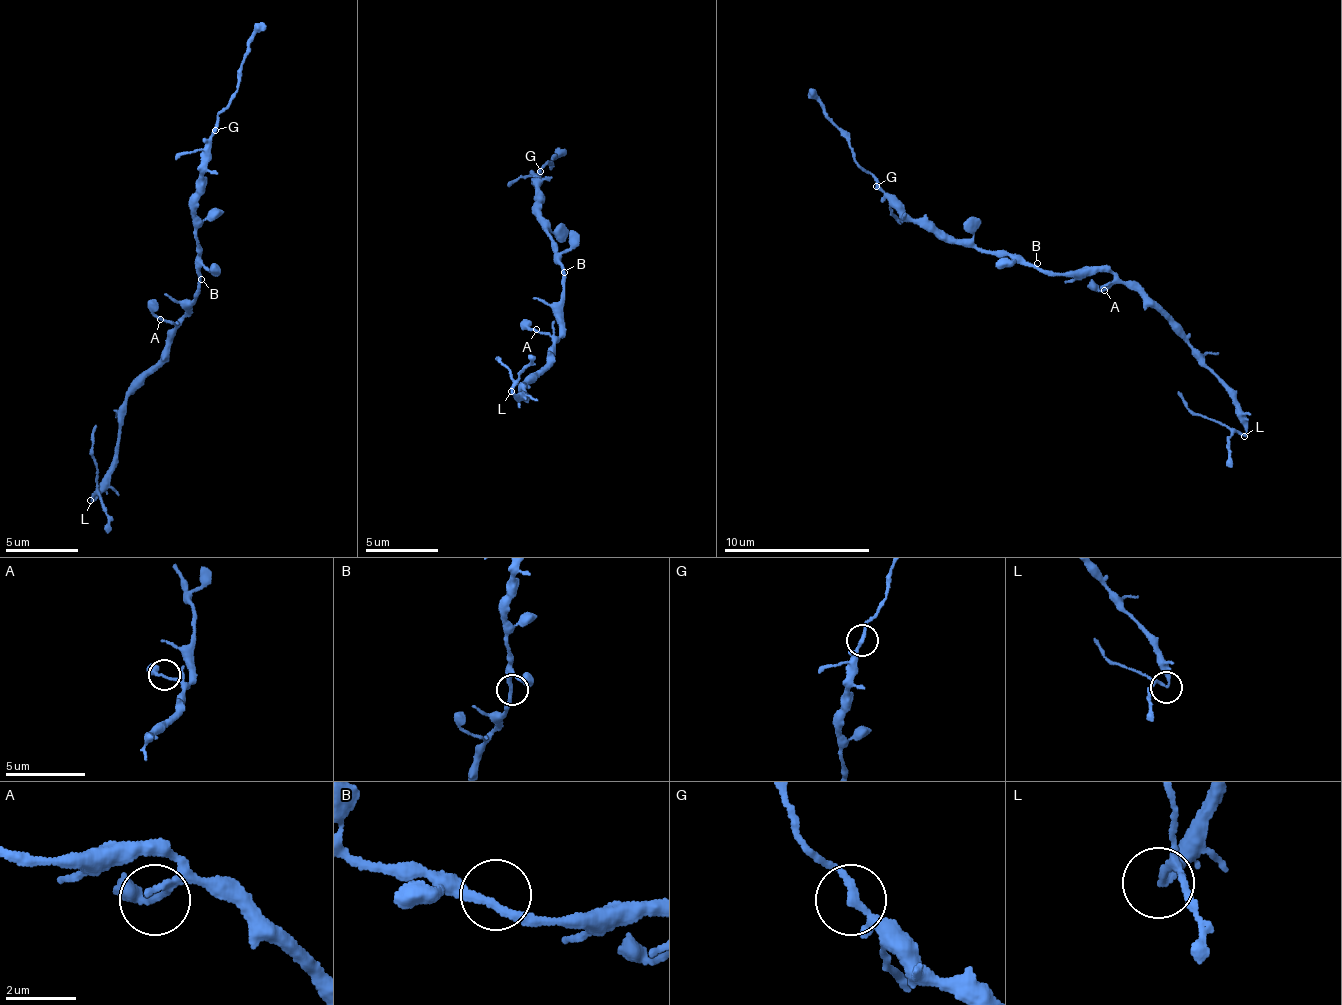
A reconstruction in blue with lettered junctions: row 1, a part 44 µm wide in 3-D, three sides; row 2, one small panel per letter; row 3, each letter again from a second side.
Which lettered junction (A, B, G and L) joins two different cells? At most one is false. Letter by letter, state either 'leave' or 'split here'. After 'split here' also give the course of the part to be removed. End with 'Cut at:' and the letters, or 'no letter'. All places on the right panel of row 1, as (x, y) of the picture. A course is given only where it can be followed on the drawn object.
A: leave
B: leave
G: leave
L: split here; foreign part runs (1244, 436), (1189, 410), (1179, 391)
Cut at: L

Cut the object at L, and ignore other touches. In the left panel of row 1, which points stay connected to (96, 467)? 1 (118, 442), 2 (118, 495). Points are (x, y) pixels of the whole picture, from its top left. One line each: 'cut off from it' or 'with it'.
1: cut off from it
2: cut off from it

